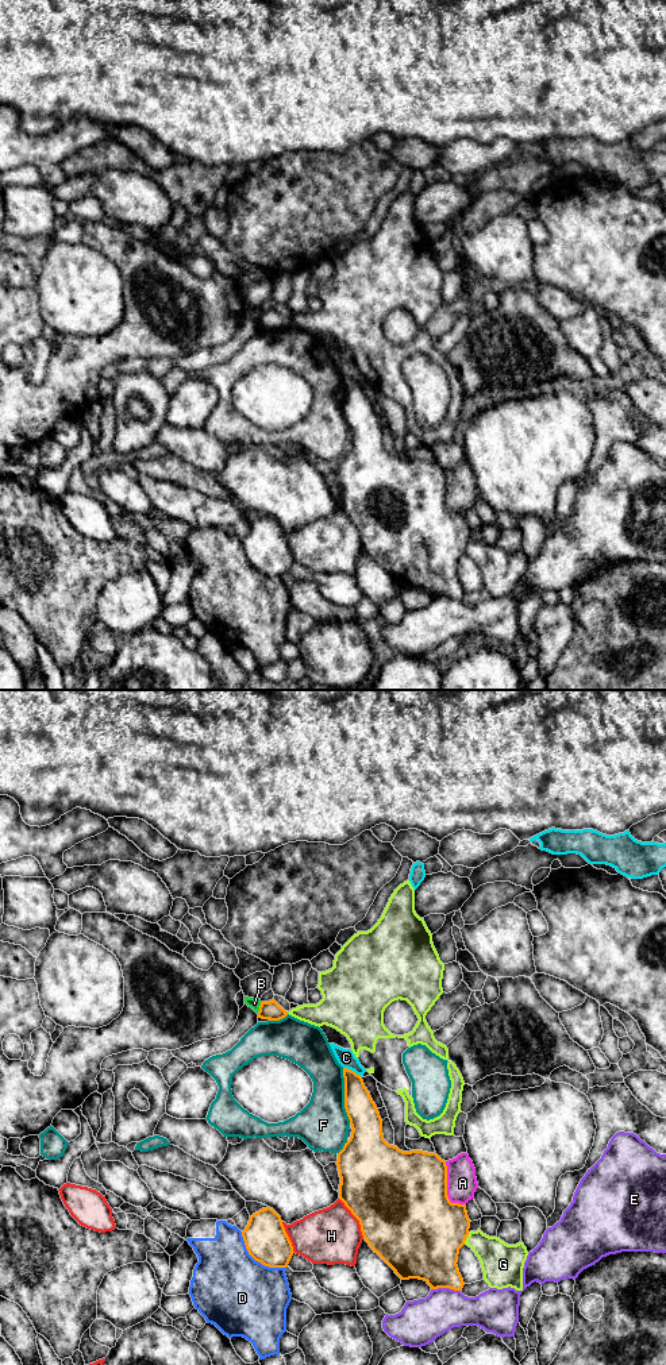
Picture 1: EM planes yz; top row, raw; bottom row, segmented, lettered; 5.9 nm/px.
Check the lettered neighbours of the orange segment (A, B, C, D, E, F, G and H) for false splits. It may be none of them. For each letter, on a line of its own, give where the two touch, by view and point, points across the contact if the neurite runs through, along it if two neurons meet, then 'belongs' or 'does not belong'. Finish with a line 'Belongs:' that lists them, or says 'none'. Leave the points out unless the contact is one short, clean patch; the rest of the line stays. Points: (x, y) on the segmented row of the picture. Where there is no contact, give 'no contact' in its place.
A: contact yz (446, 1188); does not belong
B: contact yz (260, 1007); border yz (261, 1002), (257, 1013); does not belong
C: contact yz (353, 1071); border yz (343, 1067), (361, 1076); does not belong
D: contact yz (255, 1260); does not belong
E: contact yz (446, 1287); does not belong
F: contact yz (345, 1096); does not belong
G: contact yz (466, 1237); does not belong
H: contact yz (355, 1217); does not belong
Belongs: none

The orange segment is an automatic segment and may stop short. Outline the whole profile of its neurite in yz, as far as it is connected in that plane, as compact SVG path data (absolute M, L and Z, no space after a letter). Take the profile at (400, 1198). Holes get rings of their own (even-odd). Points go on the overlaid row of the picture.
M343 1068L344 1108L351 1125L351 1137L338 1153L340 1177L339 1199L359 1221L361 1231L369 1246L401 1280L424 1280L431 1289L450 1288L462 1291L465 1283L458 1269L459 1249L469 1235L470 1219L466 1206L451 1203L447 1196L447 1165L436 1153L423 1150L403 1152L384 1140L382 1119L362 1076Z

